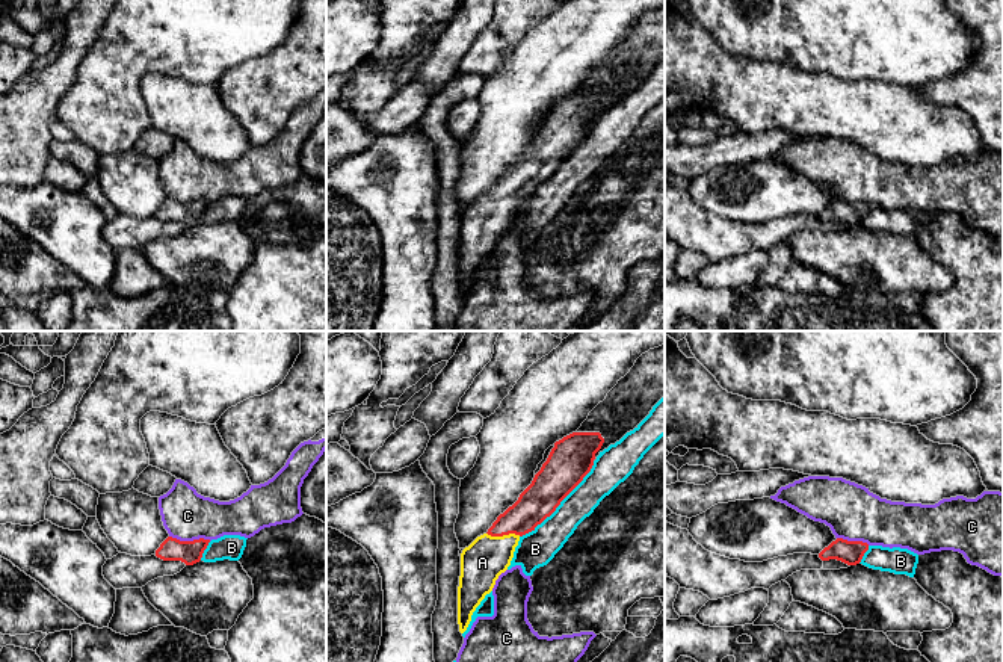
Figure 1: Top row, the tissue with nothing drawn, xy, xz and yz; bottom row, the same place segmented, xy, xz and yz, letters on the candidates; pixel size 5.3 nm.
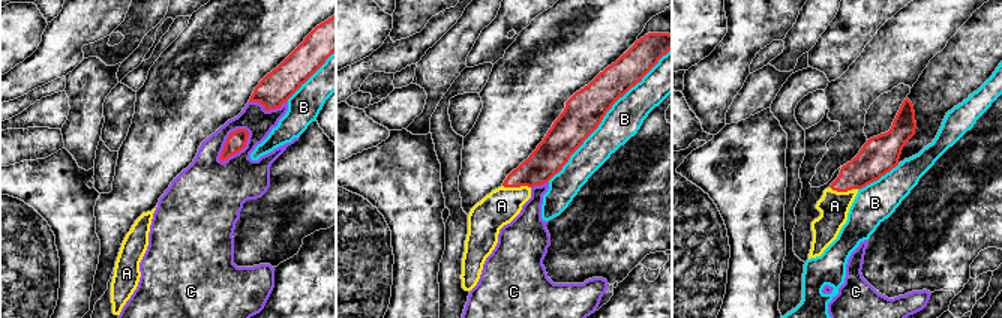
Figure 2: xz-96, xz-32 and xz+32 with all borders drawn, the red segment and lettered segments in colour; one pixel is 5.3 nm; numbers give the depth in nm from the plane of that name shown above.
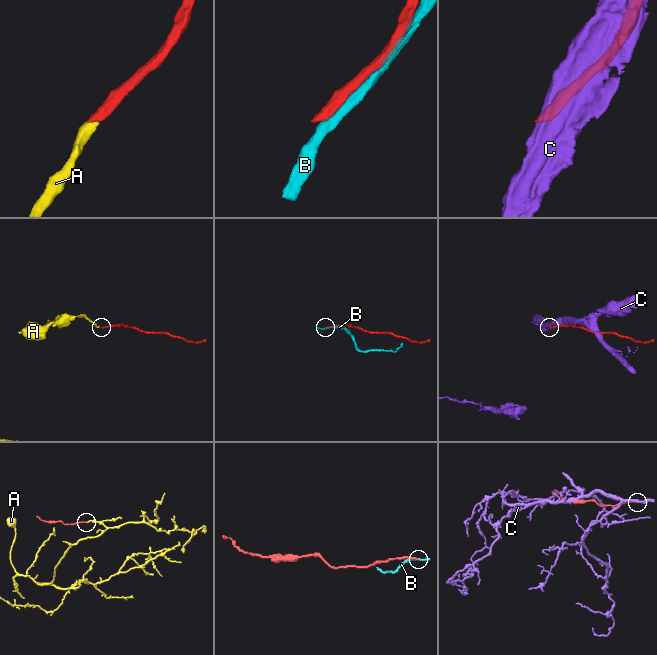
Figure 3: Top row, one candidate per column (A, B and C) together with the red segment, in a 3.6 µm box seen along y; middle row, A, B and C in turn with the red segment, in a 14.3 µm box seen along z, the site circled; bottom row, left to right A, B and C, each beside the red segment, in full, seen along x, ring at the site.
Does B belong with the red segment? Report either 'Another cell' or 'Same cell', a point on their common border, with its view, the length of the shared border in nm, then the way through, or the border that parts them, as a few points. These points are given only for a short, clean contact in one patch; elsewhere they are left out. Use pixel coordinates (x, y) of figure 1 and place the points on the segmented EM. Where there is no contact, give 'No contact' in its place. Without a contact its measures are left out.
Another cell. Touches red at xz (559, 504). Shared border 550 nm

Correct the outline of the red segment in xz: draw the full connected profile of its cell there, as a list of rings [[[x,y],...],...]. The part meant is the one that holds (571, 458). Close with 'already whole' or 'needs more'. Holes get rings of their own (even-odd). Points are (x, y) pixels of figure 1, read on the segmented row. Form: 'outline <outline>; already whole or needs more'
outline [[[572,432],[554,443],[547,461],[518,500],[497,517],[486,534],[461,553],[458,624],[464,633],[471,615],[508,570],[523,535],[535,531],[591,472],[604,438]]]; needs more

